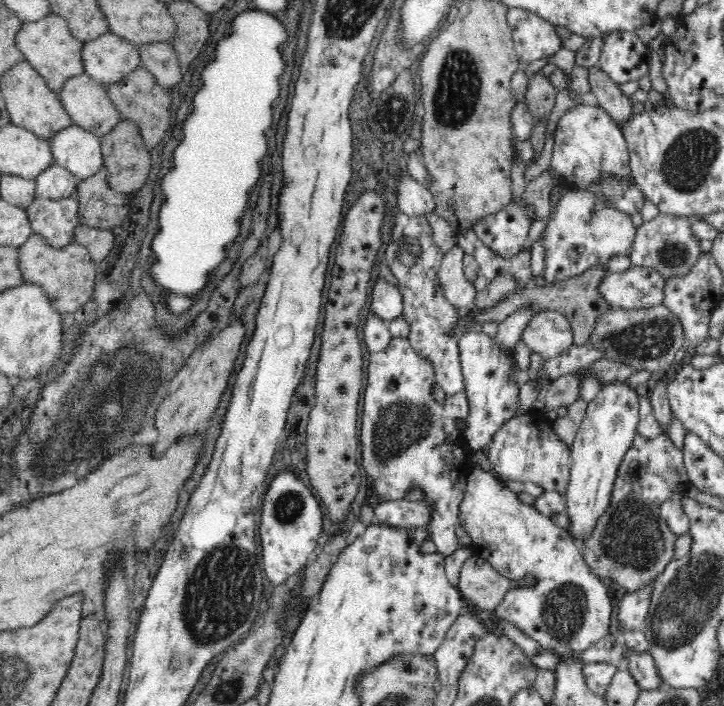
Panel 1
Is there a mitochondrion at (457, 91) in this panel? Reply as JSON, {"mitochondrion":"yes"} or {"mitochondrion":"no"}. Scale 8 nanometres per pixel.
{"mitochondrion":"yes"}

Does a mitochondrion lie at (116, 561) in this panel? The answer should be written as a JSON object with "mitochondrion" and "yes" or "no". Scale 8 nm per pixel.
{"mitochondrion":"no"}

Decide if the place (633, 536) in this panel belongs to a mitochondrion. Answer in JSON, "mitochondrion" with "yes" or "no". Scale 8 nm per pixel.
{"mitochondrion":"yes"}

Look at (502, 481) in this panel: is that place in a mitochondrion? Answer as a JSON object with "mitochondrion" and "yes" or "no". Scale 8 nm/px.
{"mitochondrion":"no"}

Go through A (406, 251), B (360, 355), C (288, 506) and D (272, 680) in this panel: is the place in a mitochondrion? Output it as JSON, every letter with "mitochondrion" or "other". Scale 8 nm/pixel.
{"A":"mitochondrion","B":"other","C":"mitochondrion","D":"other"}

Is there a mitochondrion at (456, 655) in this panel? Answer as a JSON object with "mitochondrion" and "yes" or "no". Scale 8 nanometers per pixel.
{"mitochondrion":"no"}

